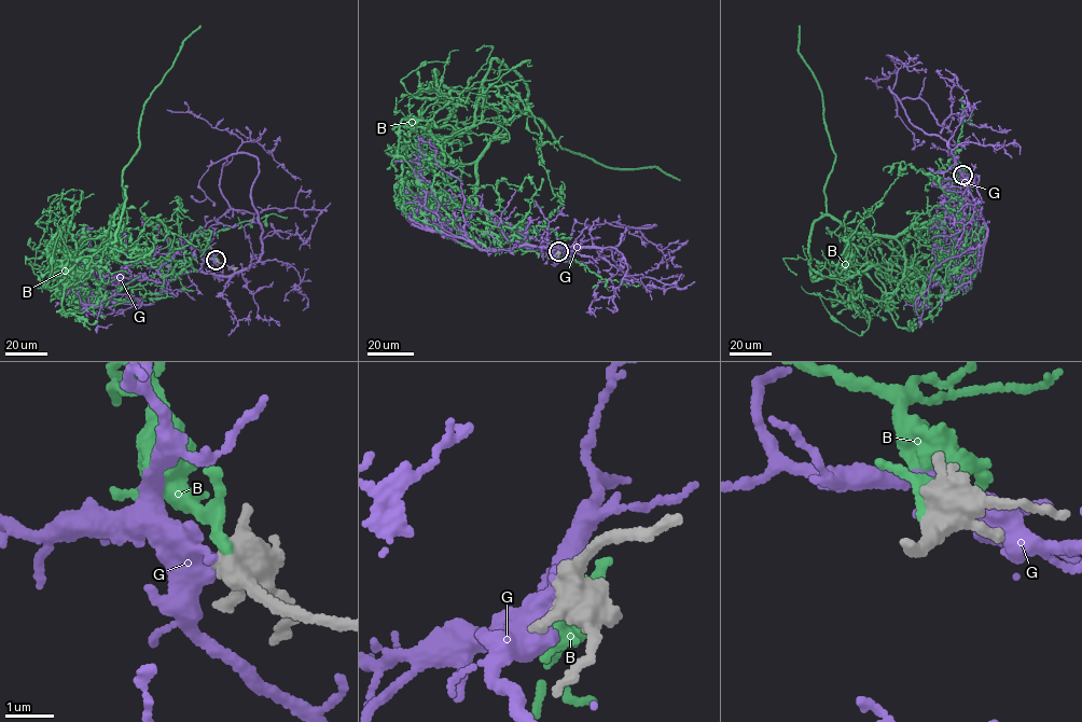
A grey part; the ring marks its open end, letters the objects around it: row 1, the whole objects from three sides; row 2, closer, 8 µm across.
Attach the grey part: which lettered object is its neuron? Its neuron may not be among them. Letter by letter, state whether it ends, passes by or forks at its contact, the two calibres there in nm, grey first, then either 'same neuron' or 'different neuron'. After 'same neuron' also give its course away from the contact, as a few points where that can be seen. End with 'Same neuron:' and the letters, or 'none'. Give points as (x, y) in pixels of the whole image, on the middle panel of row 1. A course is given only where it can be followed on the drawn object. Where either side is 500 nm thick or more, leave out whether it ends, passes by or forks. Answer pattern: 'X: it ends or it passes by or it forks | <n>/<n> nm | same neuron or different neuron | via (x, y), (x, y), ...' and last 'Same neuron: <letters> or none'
B: it ends | 480/240 nm | same neuron | via (558, 251), (556, 232), (543, 226), (499, 236), (475, 196), (488, 141), (526, 109), (563, 149), (680, 181)
G: it ends | 480/300 nm | different neuron
Same neuron: B

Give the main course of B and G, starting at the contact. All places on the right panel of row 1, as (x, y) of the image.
B: (962, 175), (937, 172), (954, 216), (893, 236), (827, 212), (835, 153), (800, 25)
G: (963, 175), (976, 185), (889, 87), (927, 105), (957, 149), (955, 237), (953, 225), (924, 226)

